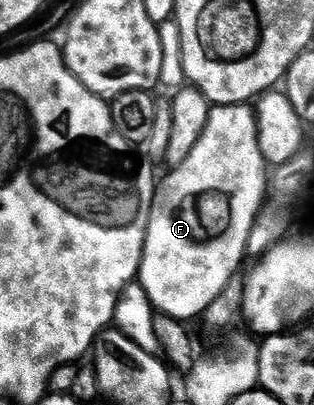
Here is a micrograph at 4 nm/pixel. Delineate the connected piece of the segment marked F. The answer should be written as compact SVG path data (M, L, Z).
M249 104L210 107L203 138L187 154L187 162L166 173L165 181L156 185L153 194L139 283L147 290L158 313L189 322L192 316L200 317L212 304L218 303L217 295L228 286L241 259L246 259L248 236L258 223L261 202L267 198L267 165L259 146L256 111Z

